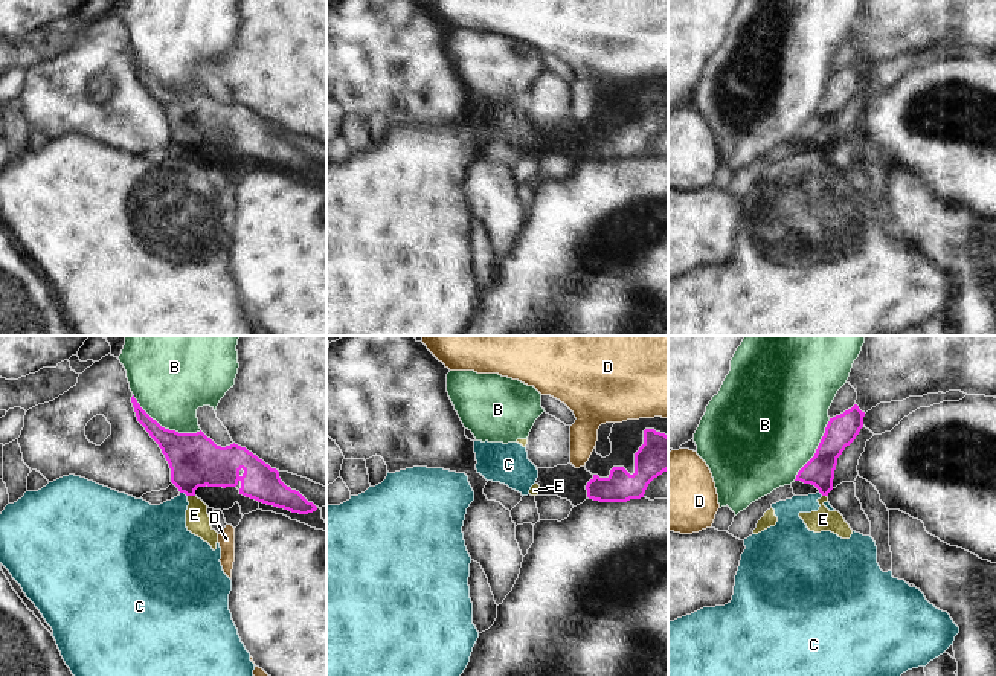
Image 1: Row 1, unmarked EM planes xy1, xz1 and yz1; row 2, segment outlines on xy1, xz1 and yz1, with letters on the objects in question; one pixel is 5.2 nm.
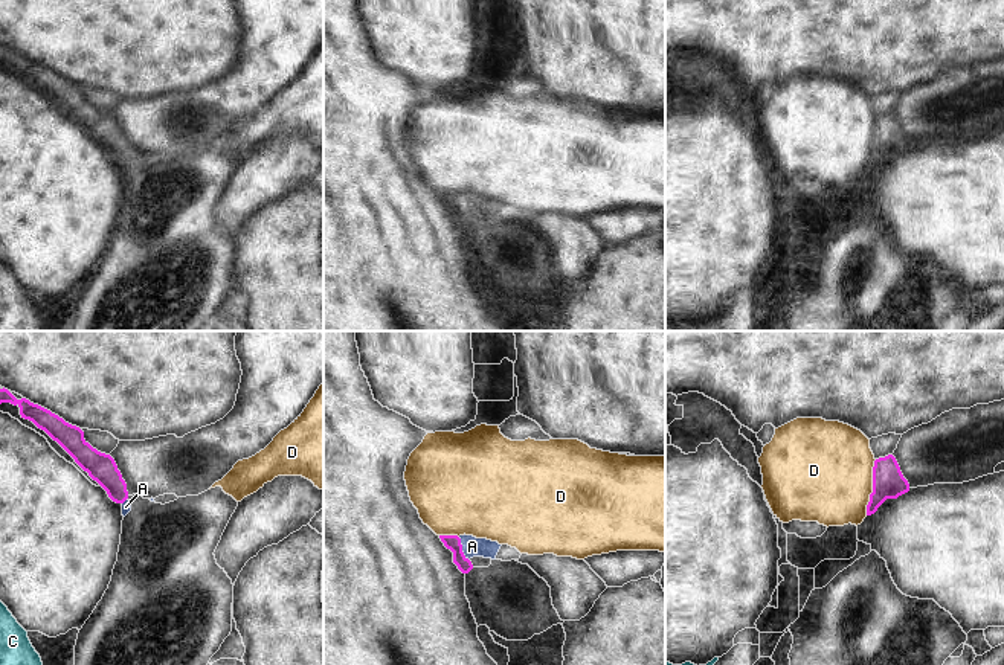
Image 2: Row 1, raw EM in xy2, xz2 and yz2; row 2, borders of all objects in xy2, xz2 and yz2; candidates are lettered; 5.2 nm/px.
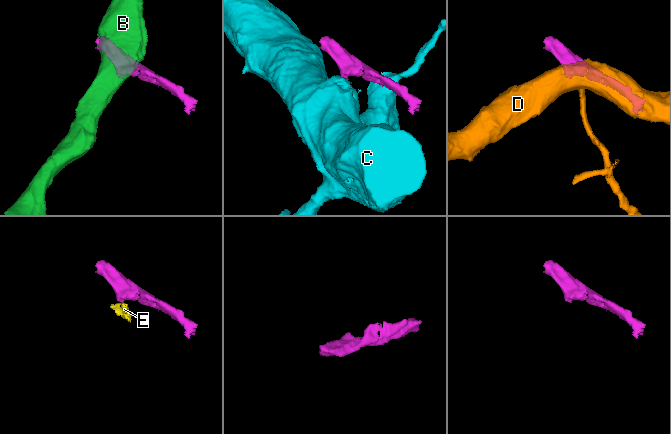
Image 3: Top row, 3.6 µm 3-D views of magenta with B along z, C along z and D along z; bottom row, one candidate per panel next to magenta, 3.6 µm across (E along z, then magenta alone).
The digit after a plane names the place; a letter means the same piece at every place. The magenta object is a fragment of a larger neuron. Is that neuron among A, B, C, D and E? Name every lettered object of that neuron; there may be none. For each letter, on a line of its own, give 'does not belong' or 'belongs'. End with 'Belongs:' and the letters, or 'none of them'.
A: belongs
B: does not belong
C: does not belong
D: does not belong
E: does not belong
Belongs: A

